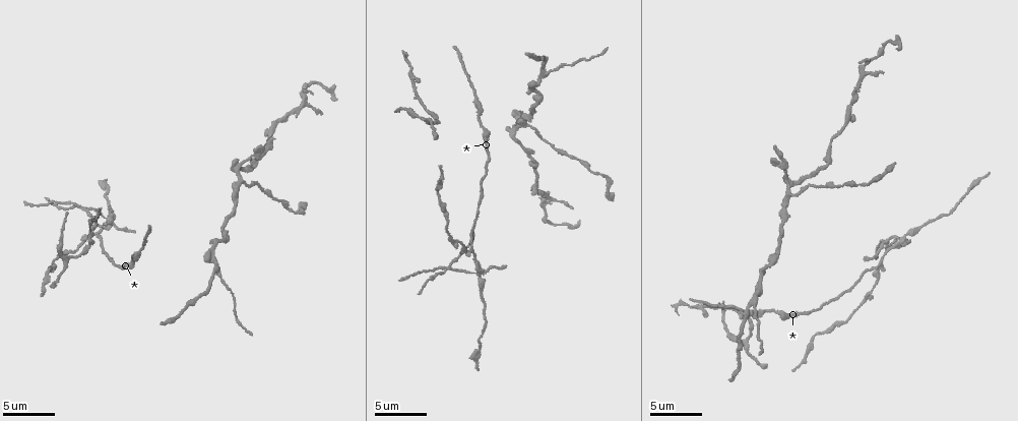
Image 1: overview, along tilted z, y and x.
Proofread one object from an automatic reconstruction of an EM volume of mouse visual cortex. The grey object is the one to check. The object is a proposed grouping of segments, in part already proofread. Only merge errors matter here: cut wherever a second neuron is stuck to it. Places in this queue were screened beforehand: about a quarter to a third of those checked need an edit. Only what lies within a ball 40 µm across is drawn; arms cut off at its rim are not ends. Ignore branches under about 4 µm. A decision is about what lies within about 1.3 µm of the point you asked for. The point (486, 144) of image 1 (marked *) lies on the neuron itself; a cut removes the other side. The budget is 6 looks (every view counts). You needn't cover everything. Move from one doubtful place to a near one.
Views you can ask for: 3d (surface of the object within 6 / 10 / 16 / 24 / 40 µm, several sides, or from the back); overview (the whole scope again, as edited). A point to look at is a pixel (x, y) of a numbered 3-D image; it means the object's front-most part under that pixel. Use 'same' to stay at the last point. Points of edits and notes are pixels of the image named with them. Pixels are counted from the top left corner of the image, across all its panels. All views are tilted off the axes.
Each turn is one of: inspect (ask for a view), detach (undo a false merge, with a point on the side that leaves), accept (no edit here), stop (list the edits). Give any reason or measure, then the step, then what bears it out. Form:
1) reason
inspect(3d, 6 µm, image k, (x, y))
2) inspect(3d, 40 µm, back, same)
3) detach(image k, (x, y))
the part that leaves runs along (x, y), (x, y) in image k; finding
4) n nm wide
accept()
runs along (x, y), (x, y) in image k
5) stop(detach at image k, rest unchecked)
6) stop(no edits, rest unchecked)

inspect(3d, 16 µm, image 1, (478, 121))

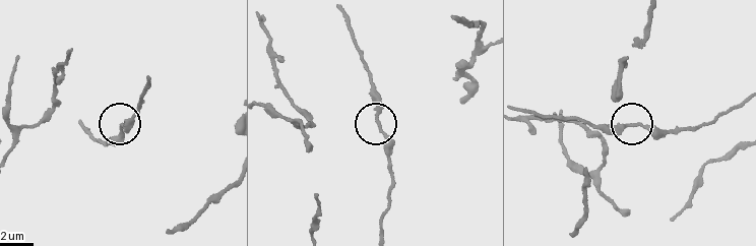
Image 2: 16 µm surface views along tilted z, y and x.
other side
inspect(3d, 16 µm, back, image 2, (634, 123))

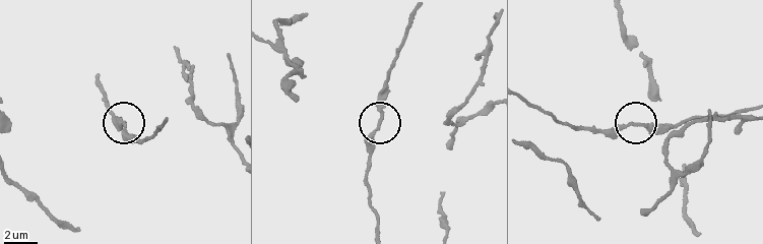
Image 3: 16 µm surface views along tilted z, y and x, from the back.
accept()
runs along (370, 157), (370, 138), (380, 118), (382, 85) in image 3; one neuron here

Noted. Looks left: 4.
looks like a crossing
inspect(3d, 6 µm, image 1, (901, 239))

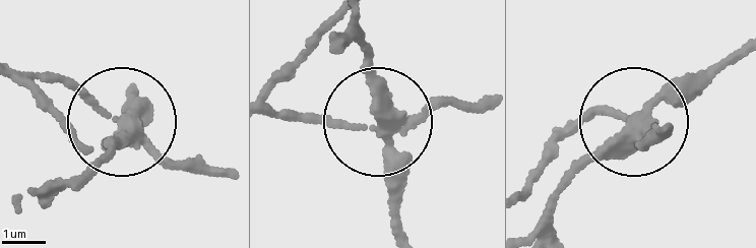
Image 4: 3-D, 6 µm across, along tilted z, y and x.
inspect(3d, 6 µm, back, image 4, (121, 123))

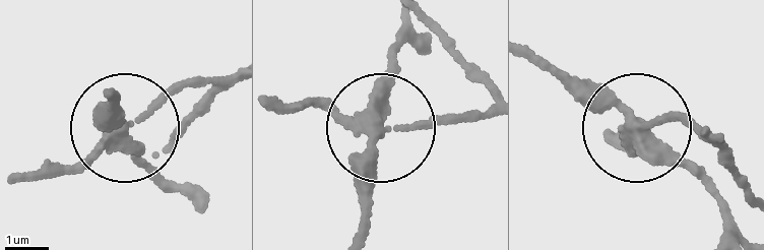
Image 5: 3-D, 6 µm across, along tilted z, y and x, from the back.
310 nm wide
detach(image 5, (57, 173))
the part that leaves runs along (117, 136), (198, 79), (236, 72) in image 5; two neurons meet here

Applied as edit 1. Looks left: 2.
redraw
inspect(overview)

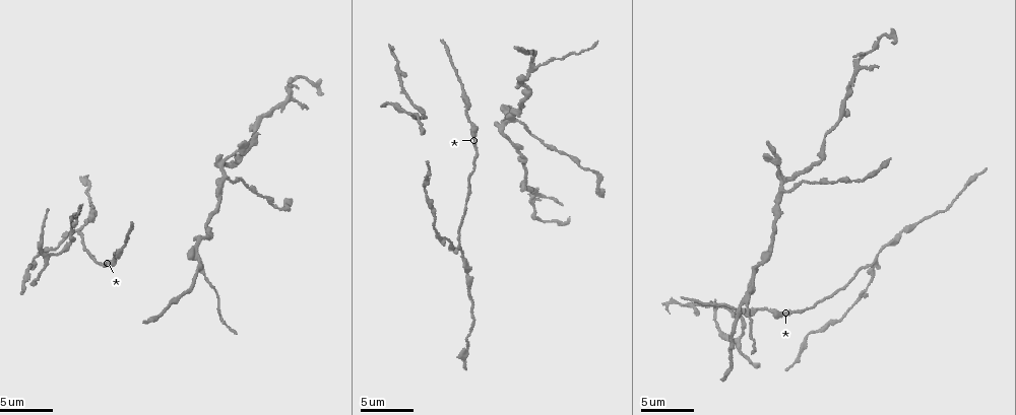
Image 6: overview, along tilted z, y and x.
branch point
inspect(3d, 10 µm, image 6, (513, 121))

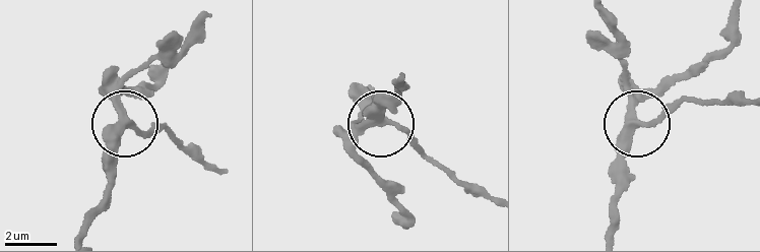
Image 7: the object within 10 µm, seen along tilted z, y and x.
accept()
one neuron here

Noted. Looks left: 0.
stop(detach at image 5, rest unchecked)

